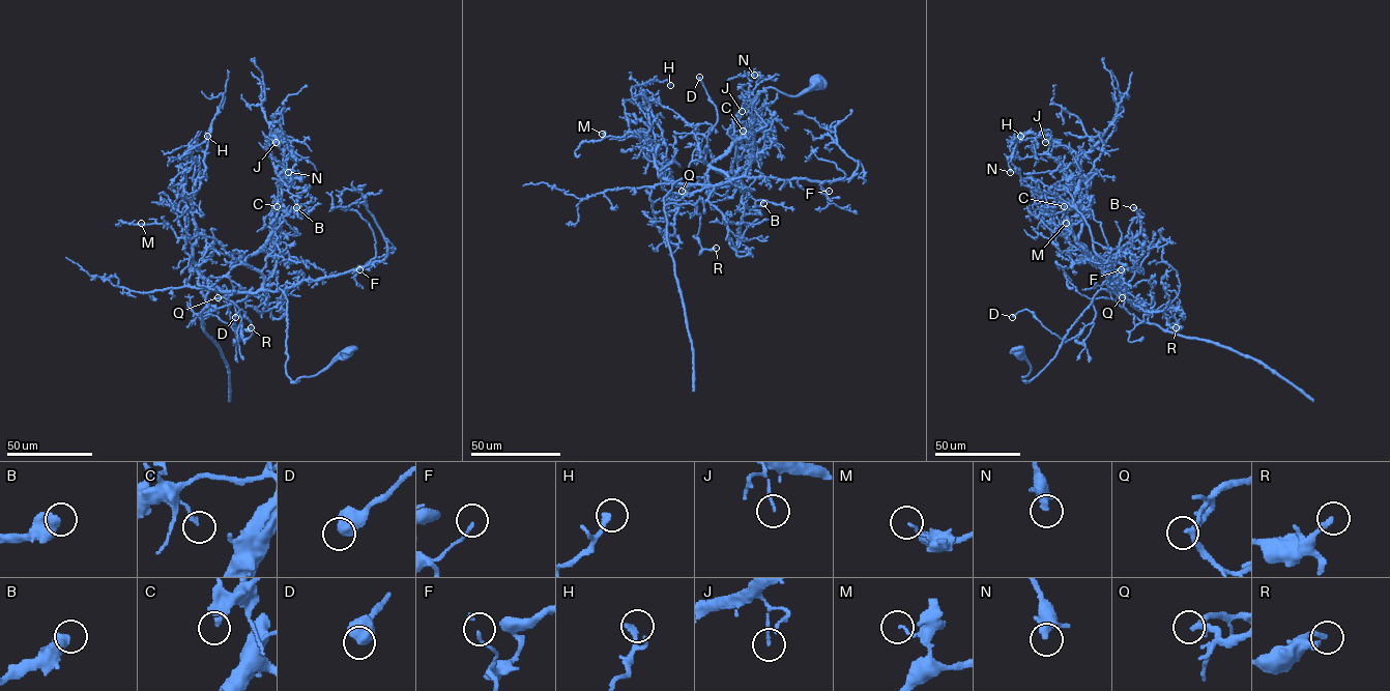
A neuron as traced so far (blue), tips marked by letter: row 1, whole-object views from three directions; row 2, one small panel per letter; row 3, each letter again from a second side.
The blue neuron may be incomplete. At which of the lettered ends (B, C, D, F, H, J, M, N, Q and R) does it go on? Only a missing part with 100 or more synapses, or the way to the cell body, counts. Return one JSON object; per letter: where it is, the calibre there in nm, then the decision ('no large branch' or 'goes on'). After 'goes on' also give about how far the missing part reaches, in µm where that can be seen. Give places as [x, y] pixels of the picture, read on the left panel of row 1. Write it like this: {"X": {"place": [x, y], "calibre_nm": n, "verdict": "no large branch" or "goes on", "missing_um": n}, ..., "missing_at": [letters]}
{"B": {"place": [296, 207], "calibre_nm": 550, "verdict": "no large branch"}, "C": {"place": [277, 206], "calibre_nm": 160, "verdict": "no large branch"}, "D": {"place": [235, 317], "calibre_nm": 650, "verdict": "no large branch"}, "F": {"place": [359, 269], "calibre_nm": 110, "verdict": "no large branch"}, "H": {"place": [207, 136], "calibre_nm": 240, "verdict": "no large branch"}, "J": {"place": [276, 142], "calibre_nm": 110, "verdict": "no large branch"}, "M": {"place": [141, 223], "calibre_nm": 110, "verdict": "no large branch"}, "N": {"place": [288, 172], "calibre_nm": 320, "verdict": "no large branch"}, "Q": {"place": [218, 297], "calibre_nm": 220, "verdict": "no large branch"}, "R": {"place": [251, 327], "calibre_nm": 240, "verdict": "no large branch"}, "missing_at": []}

